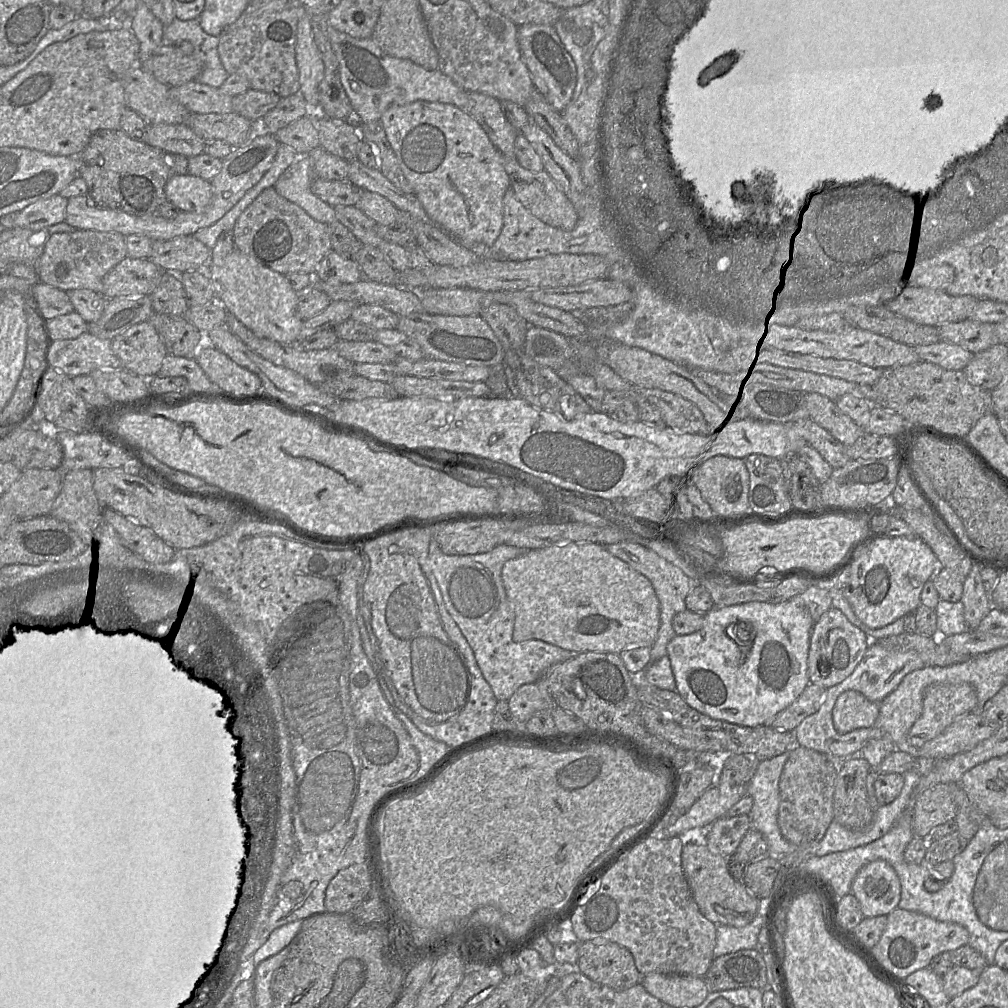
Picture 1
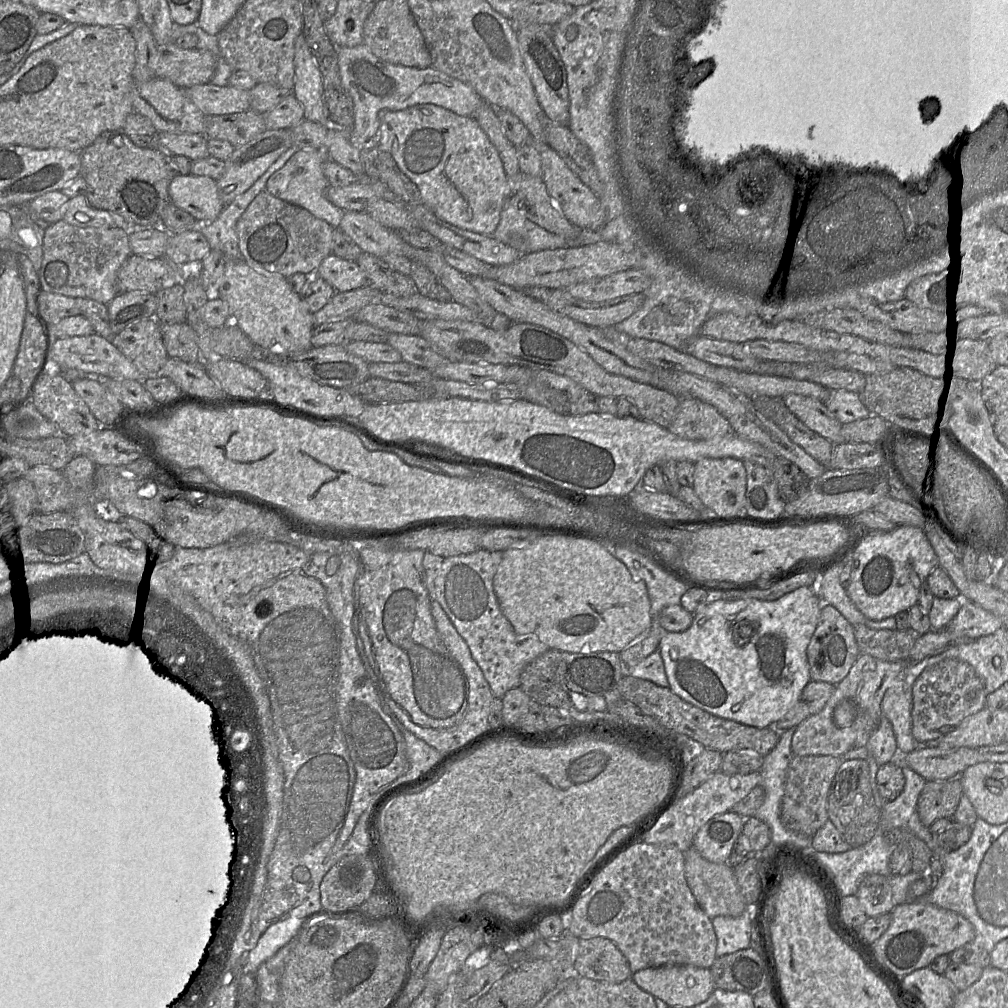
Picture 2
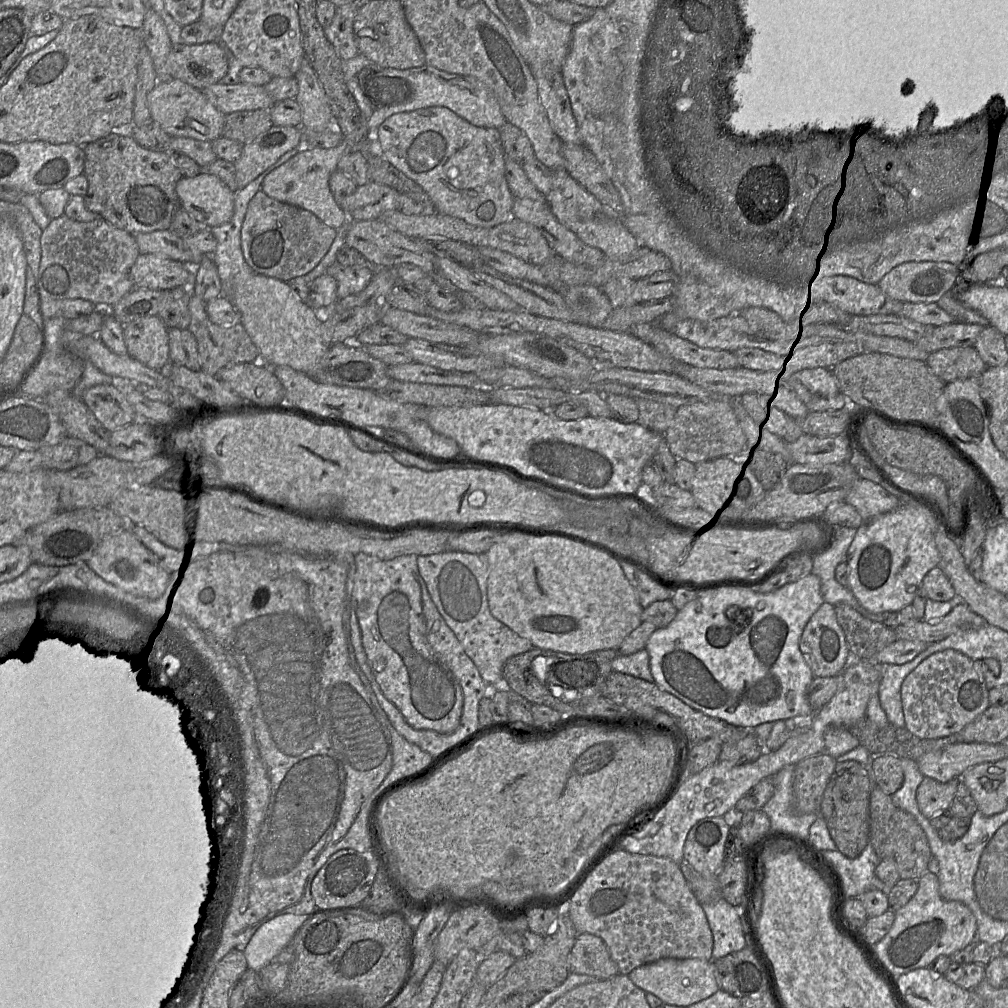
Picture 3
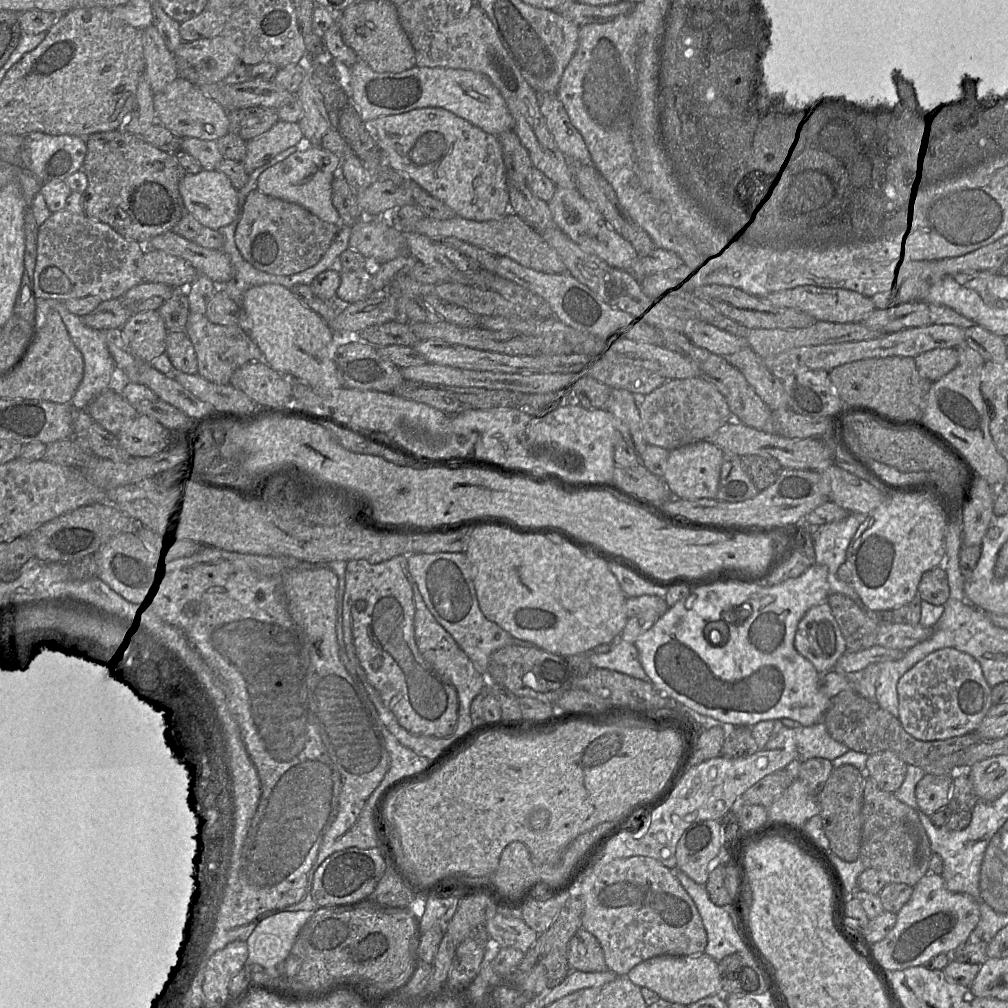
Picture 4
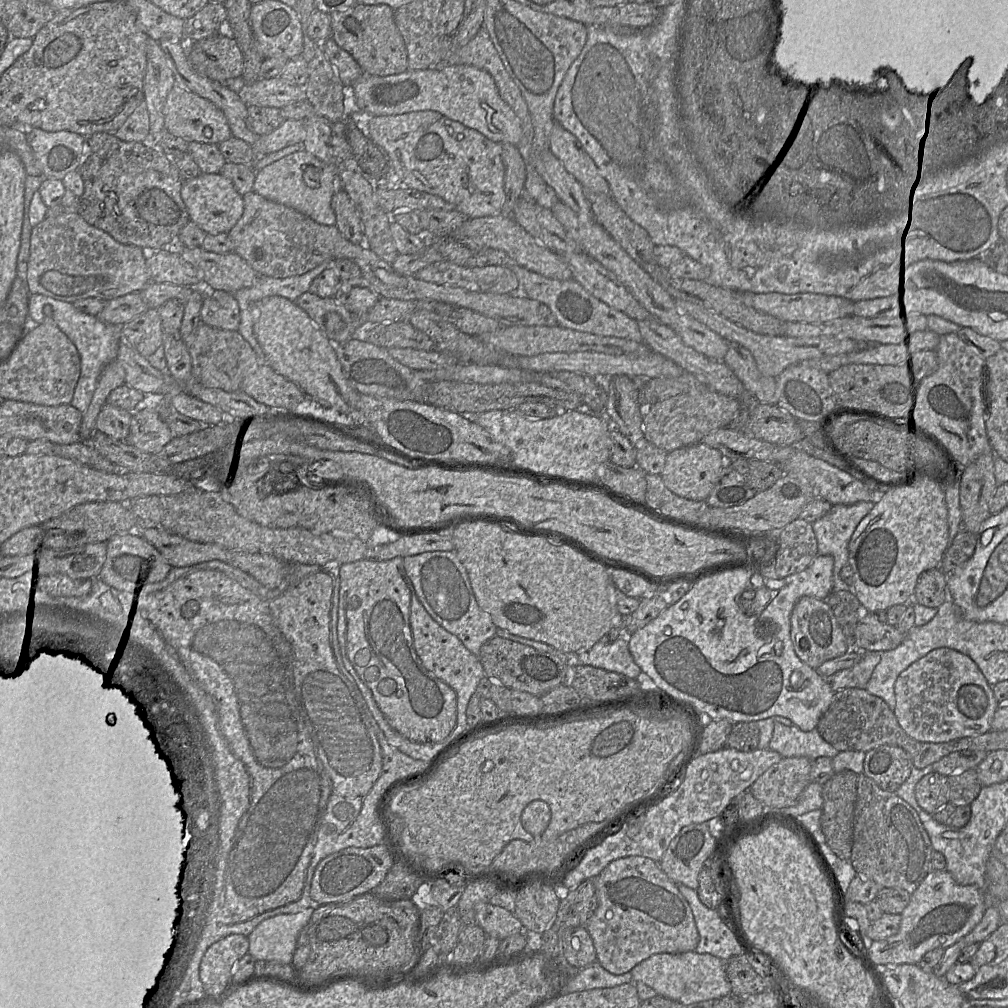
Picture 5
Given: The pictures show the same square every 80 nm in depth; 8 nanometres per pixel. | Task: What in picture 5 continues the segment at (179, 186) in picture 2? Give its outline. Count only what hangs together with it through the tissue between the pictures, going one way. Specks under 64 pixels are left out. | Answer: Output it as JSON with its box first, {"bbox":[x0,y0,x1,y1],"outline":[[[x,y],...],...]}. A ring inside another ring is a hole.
{"bbox":[181,173,244,234],"outline":[[[200,173],[190,180],[185,180],[181,196],[190,220],[206,234],[228,233],[244,211],[243,195],[238,193],[232,181],[221,173]]]}

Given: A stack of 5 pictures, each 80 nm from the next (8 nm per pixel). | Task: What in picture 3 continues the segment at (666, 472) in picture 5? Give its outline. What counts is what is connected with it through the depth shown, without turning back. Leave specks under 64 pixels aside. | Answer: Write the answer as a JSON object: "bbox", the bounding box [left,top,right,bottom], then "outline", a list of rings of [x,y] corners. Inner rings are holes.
{"bbox":[690,456,738,515],"outline":[[[729,456],[696,462],[690,492],[697,506],[711,515],[731,506],[731,490],[738,478],[738,466]]]}

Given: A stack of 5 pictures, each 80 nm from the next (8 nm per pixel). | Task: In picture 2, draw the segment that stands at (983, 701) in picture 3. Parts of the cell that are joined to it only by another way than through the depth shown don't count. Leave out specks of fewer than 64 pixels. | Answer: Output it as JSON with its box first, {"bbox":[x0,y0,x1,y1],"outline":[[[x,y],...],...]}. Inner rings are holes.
{"bbox":[912,659,986,746],"outline":[[[946,659],[927,667],[912,688],[912,735],[919,746],[936,740],[956,728],[961,721],[986,707],[983,681],[967,662]]]}

